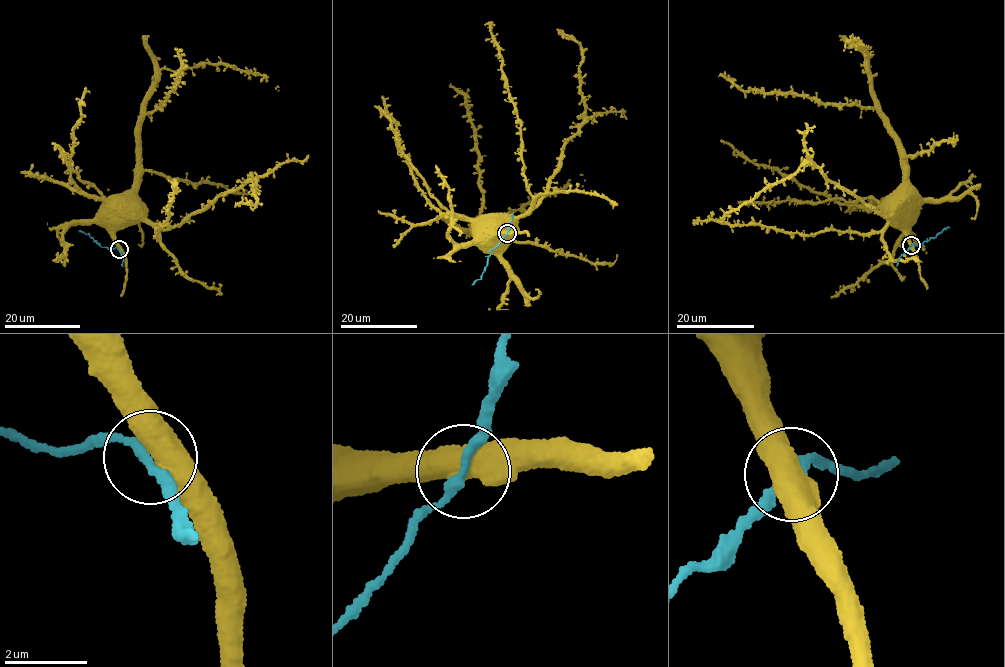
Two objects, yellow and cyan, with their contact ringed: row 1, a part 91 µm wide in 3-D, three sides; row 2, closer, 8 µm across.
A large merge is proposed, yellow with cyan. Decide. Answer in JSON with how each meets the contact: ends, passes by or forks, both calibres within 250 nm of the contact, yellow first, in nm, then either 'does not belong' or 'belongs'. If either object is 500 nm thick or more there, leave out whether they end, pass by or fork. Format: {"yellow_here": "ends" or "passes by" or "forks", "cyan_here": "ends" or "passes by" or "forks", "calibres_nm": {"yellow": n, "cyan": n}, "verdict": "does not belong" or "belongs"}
{"calibres_nm": {"yellow": 550, "cyan": 220}, "verdict": "does not belong"}

